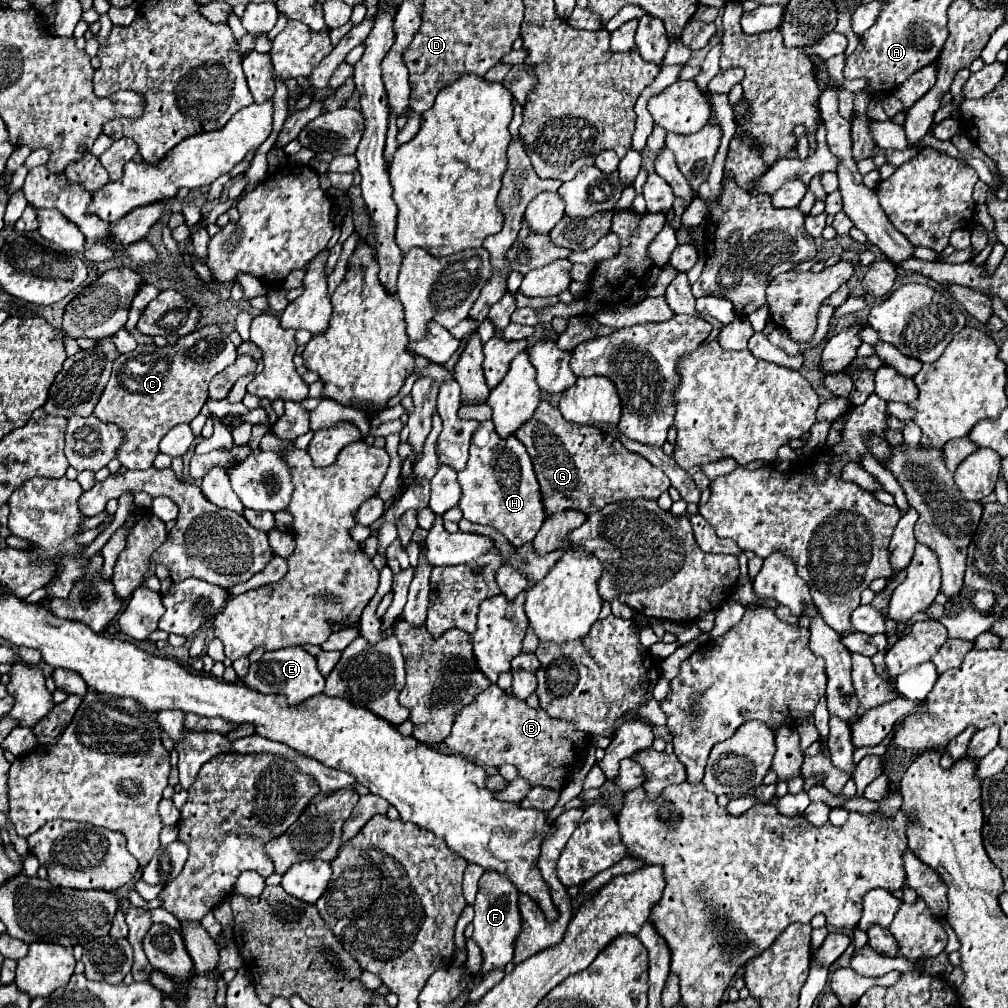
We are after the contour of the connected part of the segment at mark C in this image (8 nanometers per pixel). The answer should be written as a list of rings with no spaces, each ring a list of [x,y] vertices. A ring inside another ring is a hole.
[[[217,328],[197,330],[191,336],[183,336],[175,342],[175,346],[159,348],[155,344],[137,346],[133,352],[119,354],[113,362],[111,380],[105,386],[93,414],[101,422],[117,424],[125,430],[125,442],[117,452],[117,460],[127,470],[147,470],[153,466],[155,456],[159,454],[161,438],[177,424],[189,424],[207,400],[209,380],[219,374],[223,368],[231,366],[237,358],[235,344],[227,338],[227,334],[217,332]],[[199,340],[221,340],[223,348],[217,354],[205,354],[203,358],[195,358],[195,346]]]

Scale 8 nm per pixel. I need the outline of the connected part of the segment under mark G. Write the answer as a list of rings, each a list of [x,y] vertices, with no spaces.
[[[547,400],[539,404],[535,416],[515,436],[533,460],[545,518],[563,510],[579,510],[589,516],[605,504],[623,500],[657,500],[671,486],[661,468],[639,454],[631,454],[617,438],[611,438],[595,426],[577,426],[563,420],[559,408]]]

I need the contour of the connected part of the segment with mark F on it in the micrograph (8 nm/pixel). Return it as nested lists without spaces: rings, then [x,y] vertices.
[[[485,870],[485,874],[479,878],[479,892],[475,900],[475,934],[473,940],[479,944],[483,950],[483,968],[479,974],[473,976],[473,986],[479,984],[481,974],[485,970],[493,968],[505,968],[505,964],[513,958],[513,948],[515,948],[515,936],[519,934],[519,908],[517,908],[517,898],[519,890],[515,884],[501,872],[495,870]]]

